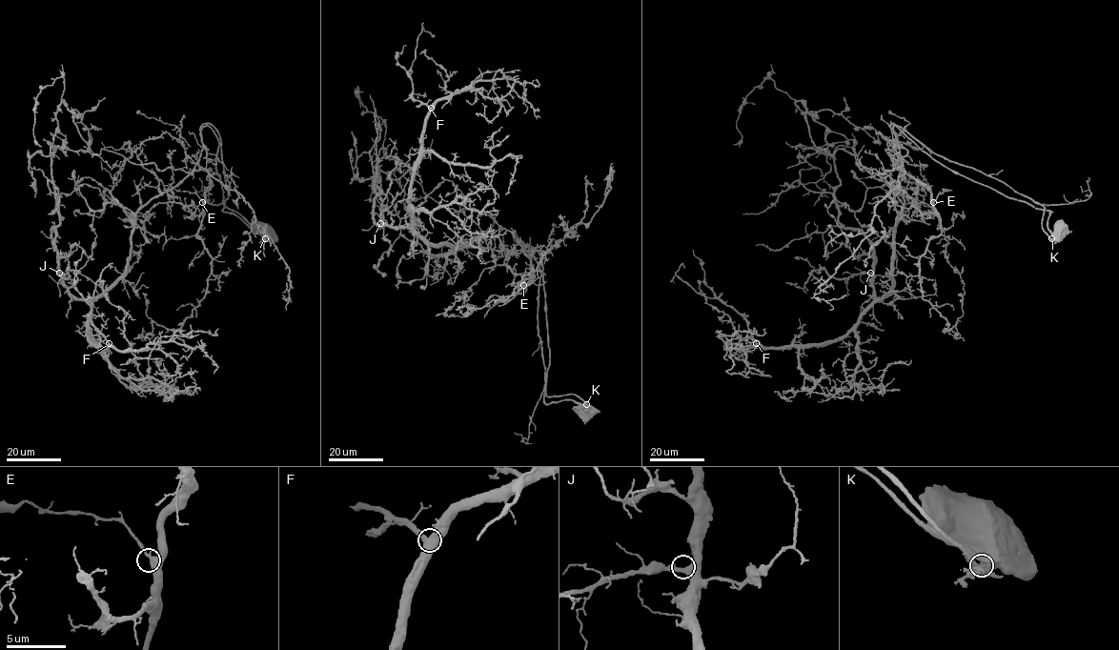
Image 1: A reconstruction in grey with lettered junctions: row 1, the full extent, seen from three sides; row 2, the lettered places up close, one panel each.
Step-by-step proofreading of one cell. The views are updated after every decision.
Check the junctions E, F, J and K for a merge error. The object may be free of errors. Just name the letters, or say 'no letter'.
K

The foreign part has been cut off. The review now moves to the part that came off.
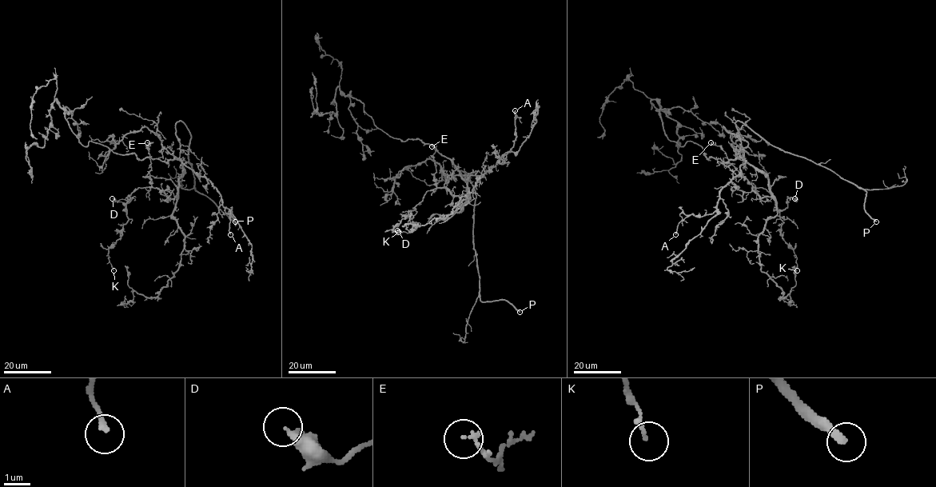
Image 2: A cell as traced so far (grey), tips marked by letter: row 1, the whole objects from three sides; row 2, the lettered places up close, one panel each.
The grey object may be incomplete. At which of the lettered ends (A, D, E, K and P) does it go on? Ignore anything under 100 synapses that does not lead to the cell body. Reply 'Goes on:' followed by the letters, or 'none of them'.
Goes on: P

